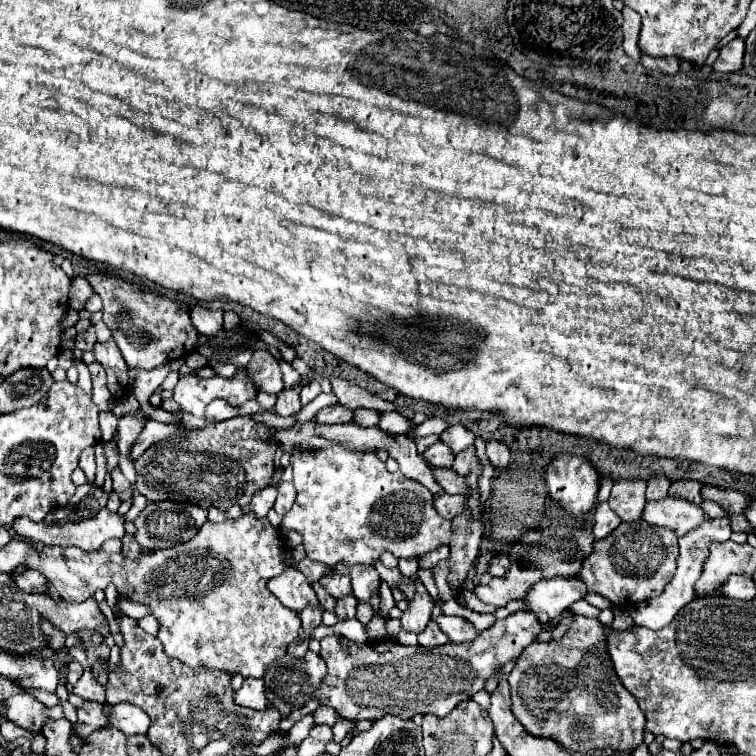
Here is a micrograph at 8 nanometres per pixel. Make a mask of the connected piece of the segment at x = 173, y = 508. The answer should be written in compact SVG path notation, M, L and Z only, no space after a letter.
M148 502L146 508L140 512L140 516L134 520L136 526L136 542L146 548L146 550L162 550L162 548L172 548L174 544L182 544L186 540L190 540L206 522L208 510L198 506L198 504L190 504L190 502Z

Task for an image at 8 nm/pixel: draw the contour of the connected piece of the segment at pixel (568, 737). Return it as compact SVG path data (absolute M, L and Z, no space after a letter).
M574 616L558 642L530 644L508 682L514 702L512 712L532 736L554 738L572 752L612 748L628 754L642 744L644 714L616 676L608 656L608 628L596 618Z

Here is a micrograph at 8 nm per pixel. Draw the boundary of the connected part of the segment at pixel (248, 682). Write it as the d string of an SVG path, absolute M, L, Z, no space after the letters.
M246 678L242 688L234 692L234 700L236 704L254 708L254 710L262 710L268 706L266 700L266 686L264 680L256 680L256 678Z

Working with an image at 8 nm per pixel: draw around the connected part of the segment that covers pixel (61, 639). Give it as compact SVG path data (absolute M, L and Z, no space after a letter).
M43 617L40 619L40 626L45 636L49 638L50 647L59 650L64 644L66 636Z

